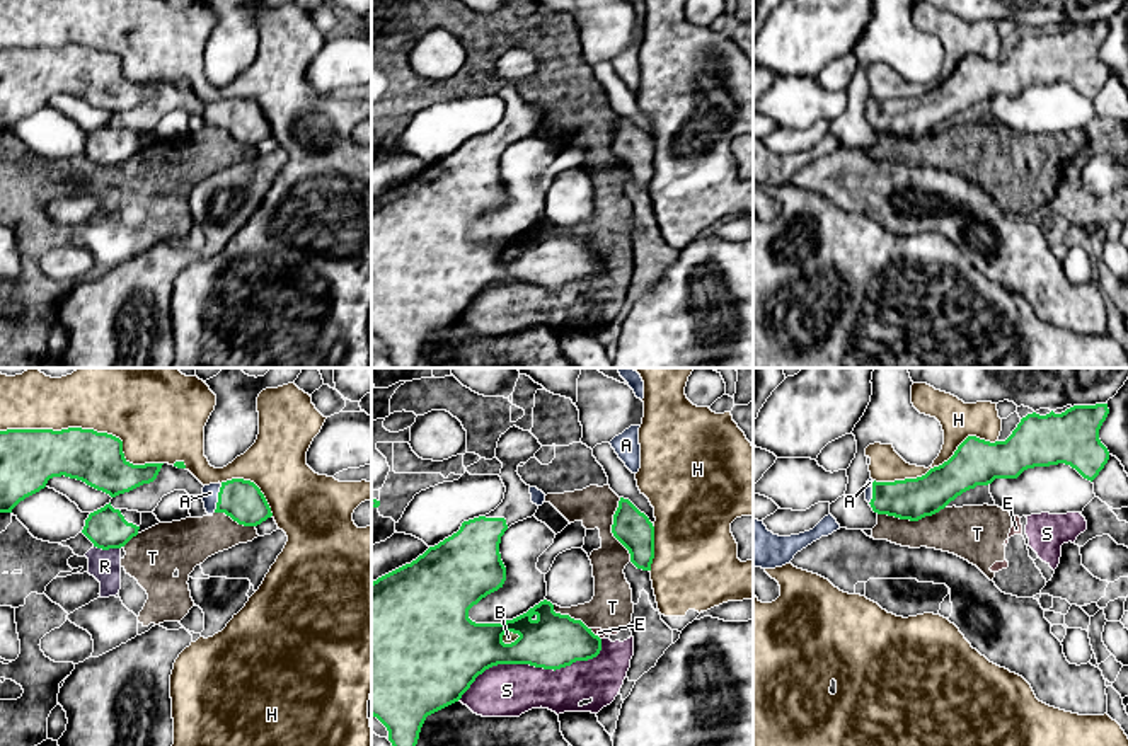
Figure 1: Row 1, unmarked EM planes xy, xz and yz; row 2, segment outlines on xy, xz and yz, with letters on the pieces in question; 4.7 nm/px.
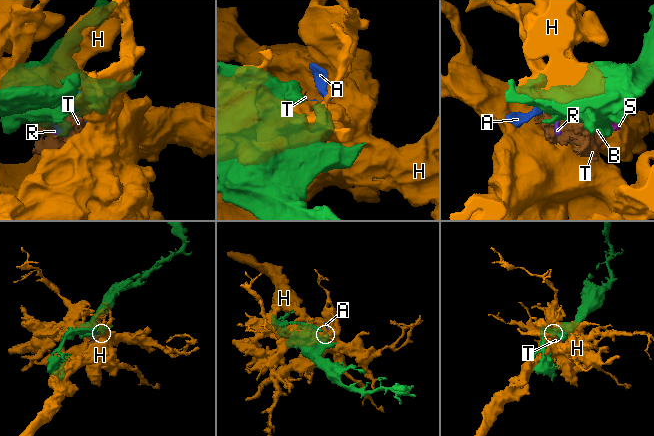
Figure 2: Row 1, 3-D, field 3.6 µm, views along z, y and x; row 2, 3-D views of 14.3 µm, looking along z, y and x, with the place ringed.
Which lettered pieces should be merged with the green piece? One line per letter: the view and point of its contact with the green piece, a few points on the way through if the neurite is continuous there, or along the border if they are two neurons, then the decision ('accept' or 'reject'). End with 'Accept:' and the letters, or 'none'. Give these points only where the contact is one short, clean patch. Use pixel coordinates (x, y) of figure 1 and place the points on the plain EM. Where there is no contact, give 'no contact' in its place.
A: xy (218, 116) | accept
B: xz (512, 261) | along xz (520, 254), (510, 261), (501, 259) | reject
E: xz (593, 252) | along xz (590, 247), (600, 258) | reject
H: xy (87, 48) | reject
R: xy (108, 167) | along xy (94, 164), (120, 167) | reject
S: xz (534, 283) | reject
T: yz (910, 138) | reject
Accept: A

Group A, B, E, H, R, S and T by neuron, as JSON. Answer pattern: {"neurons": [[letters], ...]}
{"neurons": [["A"], ["B", "E", "R", "S", "T"], ["H"]]}

